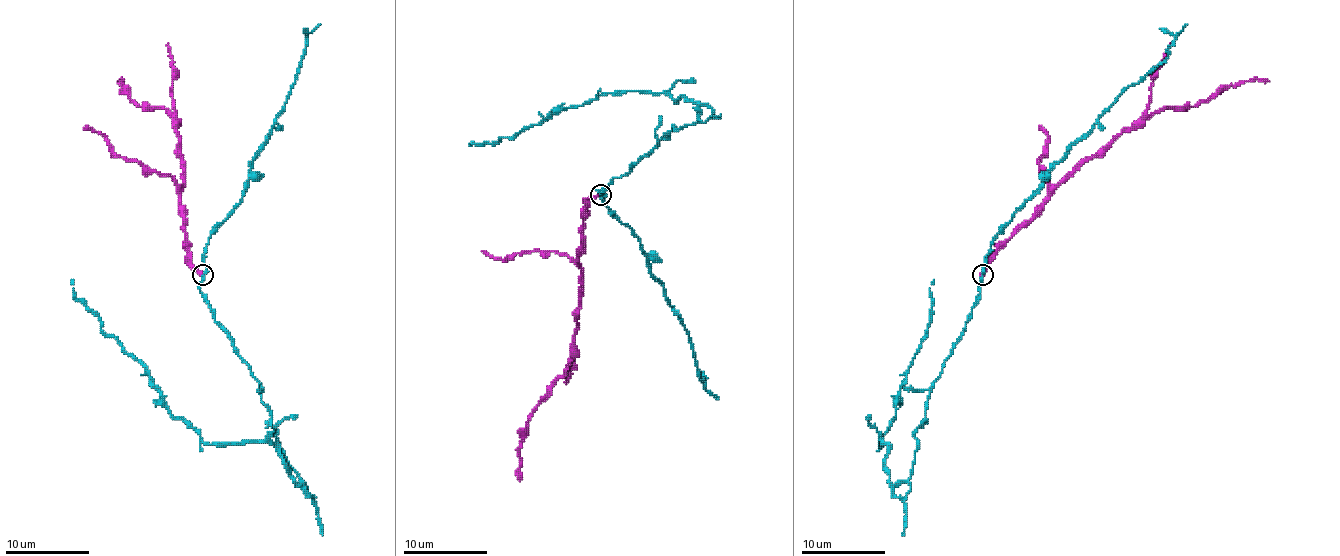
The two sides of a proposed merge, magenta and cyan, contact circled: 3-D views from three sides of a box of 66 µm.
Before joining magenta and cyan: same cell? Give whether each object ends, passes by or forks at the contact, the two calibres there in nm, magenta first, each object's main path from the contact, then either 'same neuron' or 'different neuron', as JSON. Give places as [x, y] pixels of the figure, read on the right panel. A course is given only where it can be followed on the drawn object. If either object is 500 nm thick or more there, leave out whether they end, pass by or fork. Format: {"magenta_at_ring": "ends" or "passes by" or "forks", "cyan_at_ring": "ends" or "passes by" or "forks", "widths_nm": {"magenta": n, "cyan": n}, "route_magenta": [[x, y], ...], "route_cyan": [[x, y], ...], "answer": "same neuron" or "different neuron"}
{"magenta_at_ring": "ends", "cyan_at_ring": "passes by", "widths_nm": {"magenta": 280, "cyan": 200}, "route_magenta": [[982, 275], [988, 260], [1037, 208], [1121, 134], [1164, 108], [1195, 106], [1231, 85], [1269, 81]], "route_cyan": [[982, 275], [980, 296], [914, 434], [910, 478], [891, 484], [881, 442], [925, 337], [933, 280]], "answer": "different neuron"}

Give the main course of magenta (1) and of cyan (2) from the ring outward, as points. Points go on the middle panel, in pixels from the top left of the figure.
1: (600, 194), (589, 200), (583, 221), (574, 357), (536, 407), (520, 443), (520, 481)
2: (600, 194), (674, 126), (697, 122), (697, 103), (665, 93), (602, 93), (511, 137), (469, 145)

